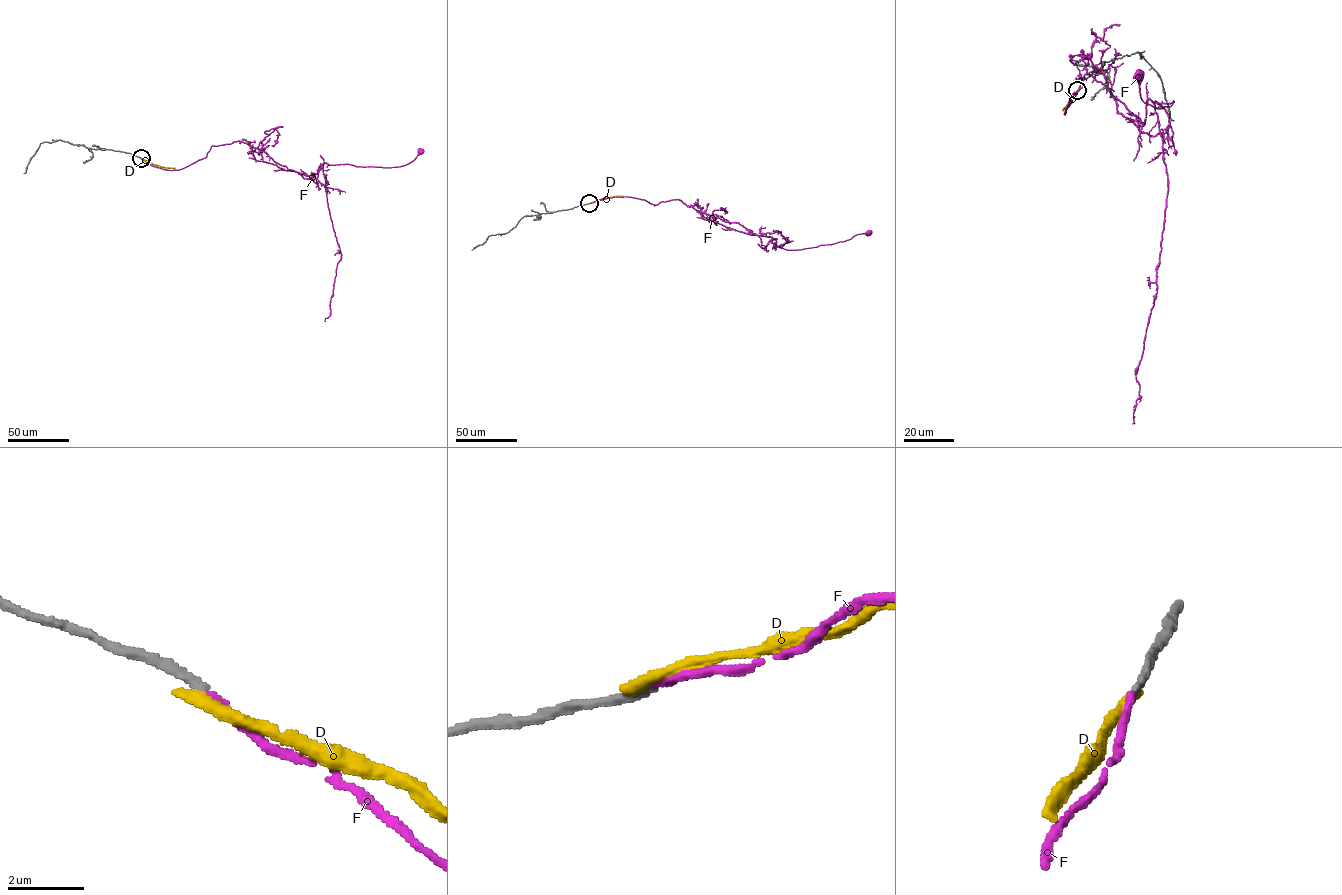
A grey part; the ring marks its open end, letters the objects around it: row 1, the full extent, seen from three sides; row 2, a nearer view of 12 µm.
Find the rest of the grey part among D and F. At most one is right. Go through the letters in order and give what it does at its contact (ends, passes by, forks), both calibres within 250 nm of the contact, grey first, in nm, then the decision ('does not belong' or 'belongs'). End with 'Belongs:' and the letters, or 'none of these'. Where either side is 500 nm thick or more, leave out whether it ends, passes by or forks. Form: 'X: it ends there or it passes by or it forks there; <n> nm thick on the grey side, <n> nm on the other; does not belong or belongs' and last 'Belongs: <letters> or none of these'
D: it ends there; 240 nm thick on the grey side, 380 nm on the other; does not belong
F: it ends there; 200 nm thick on the grey side, 200 nm on the other; belongs
Belongs: F

